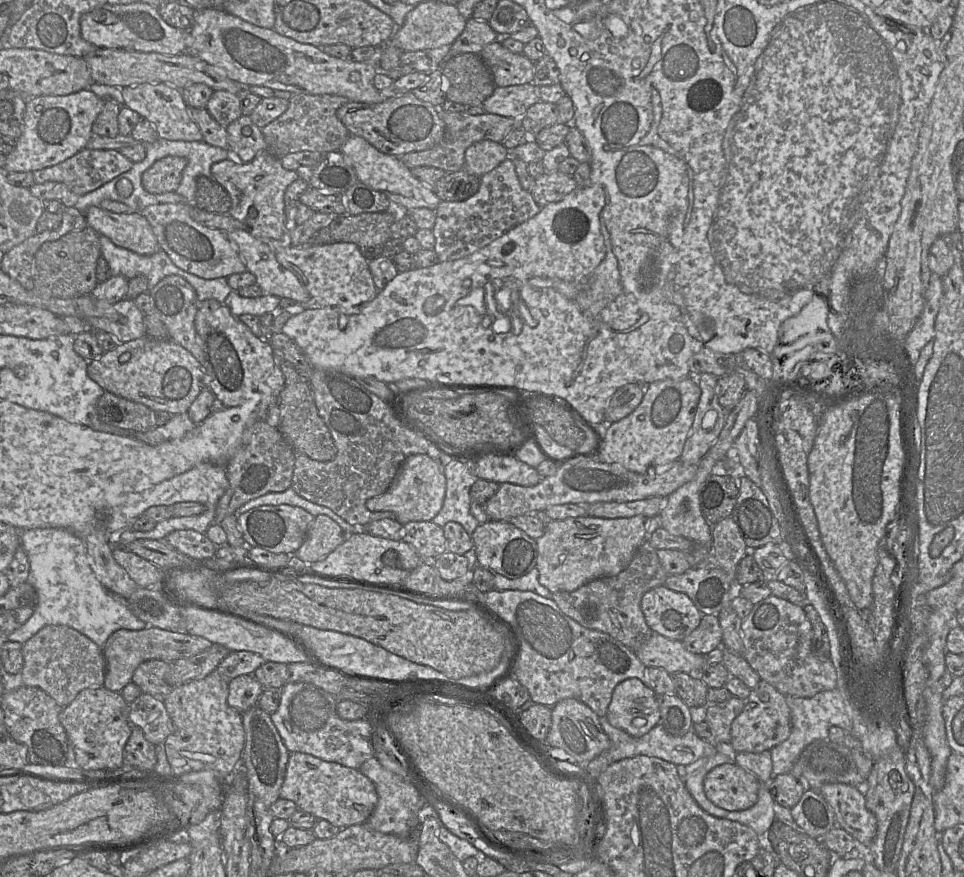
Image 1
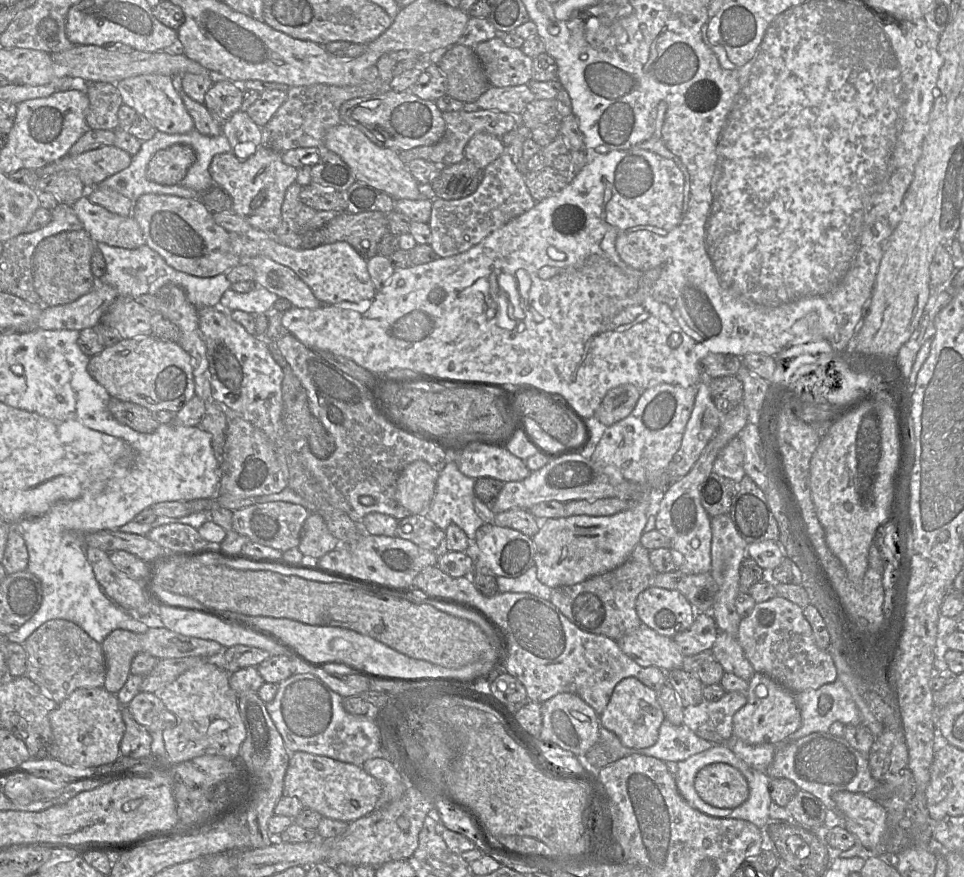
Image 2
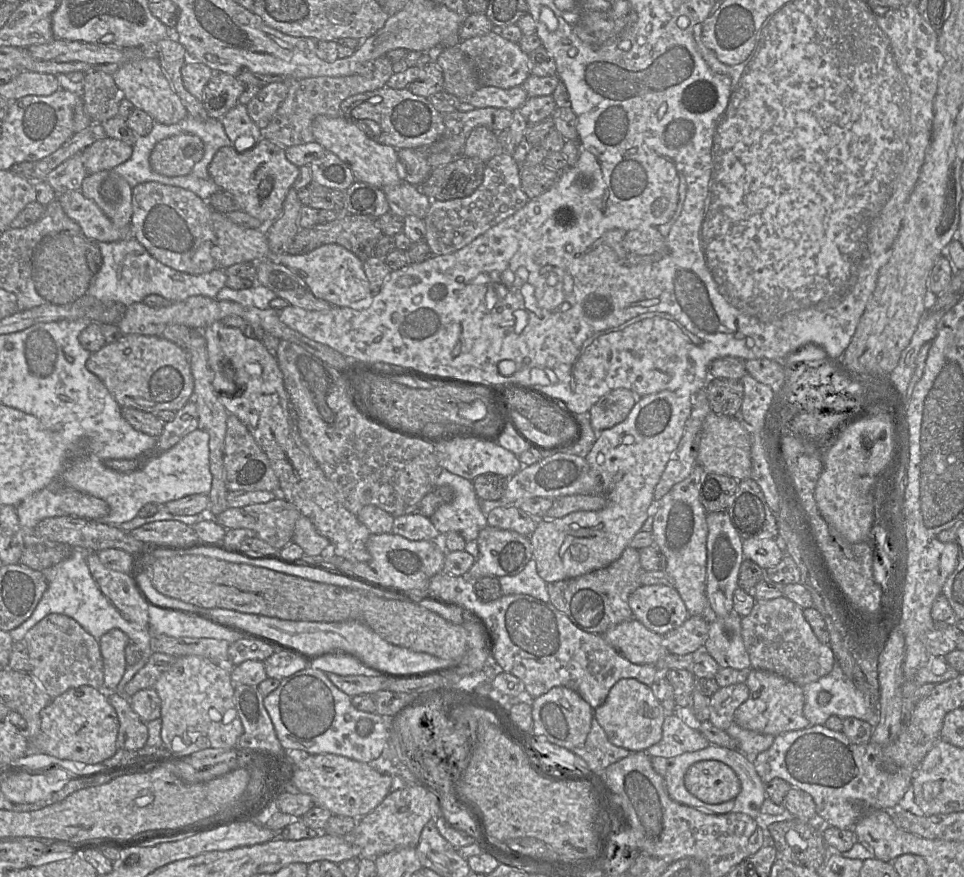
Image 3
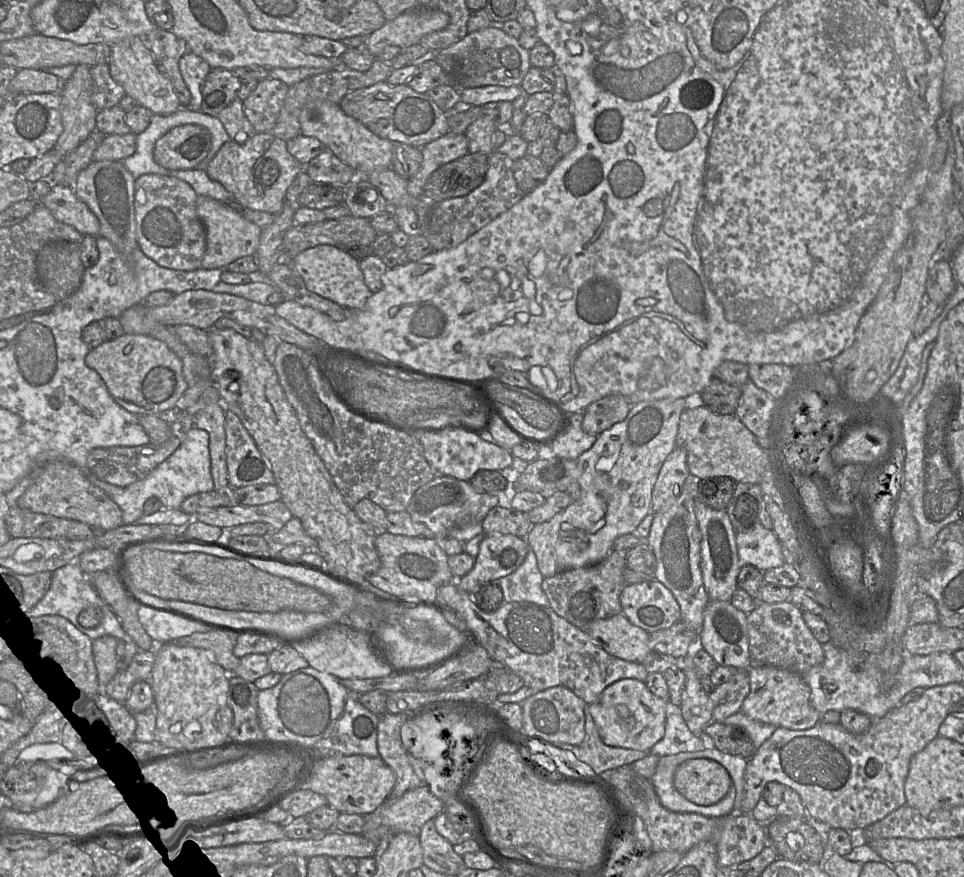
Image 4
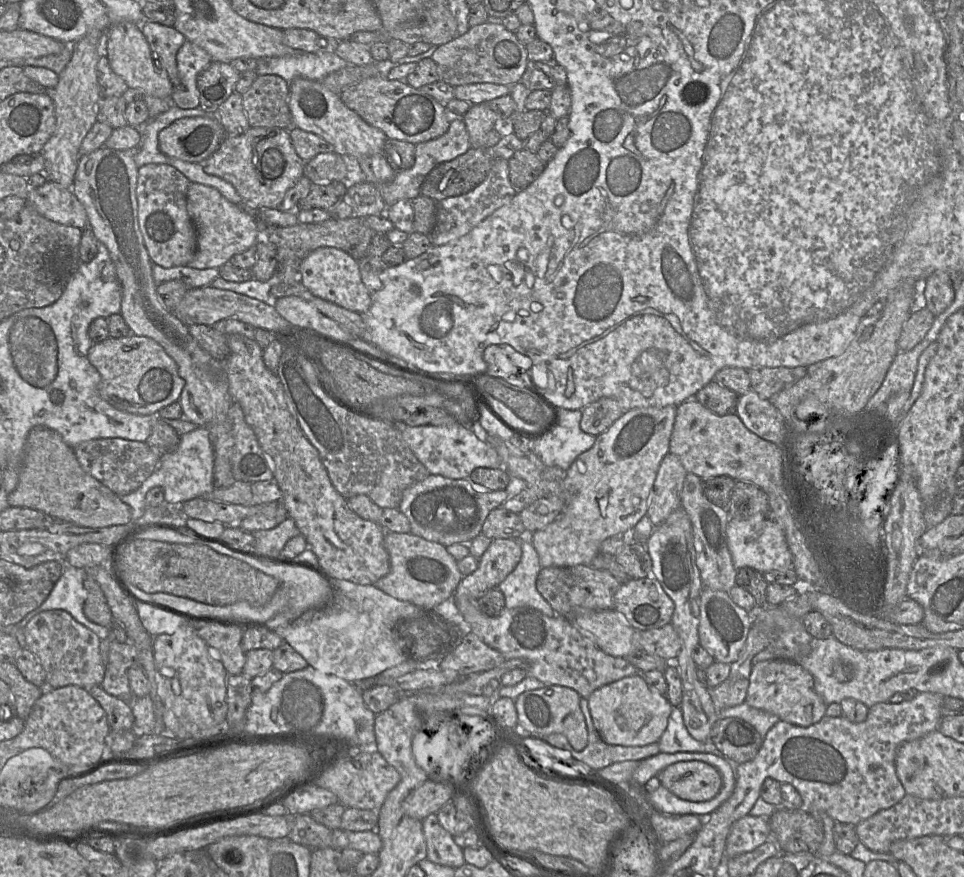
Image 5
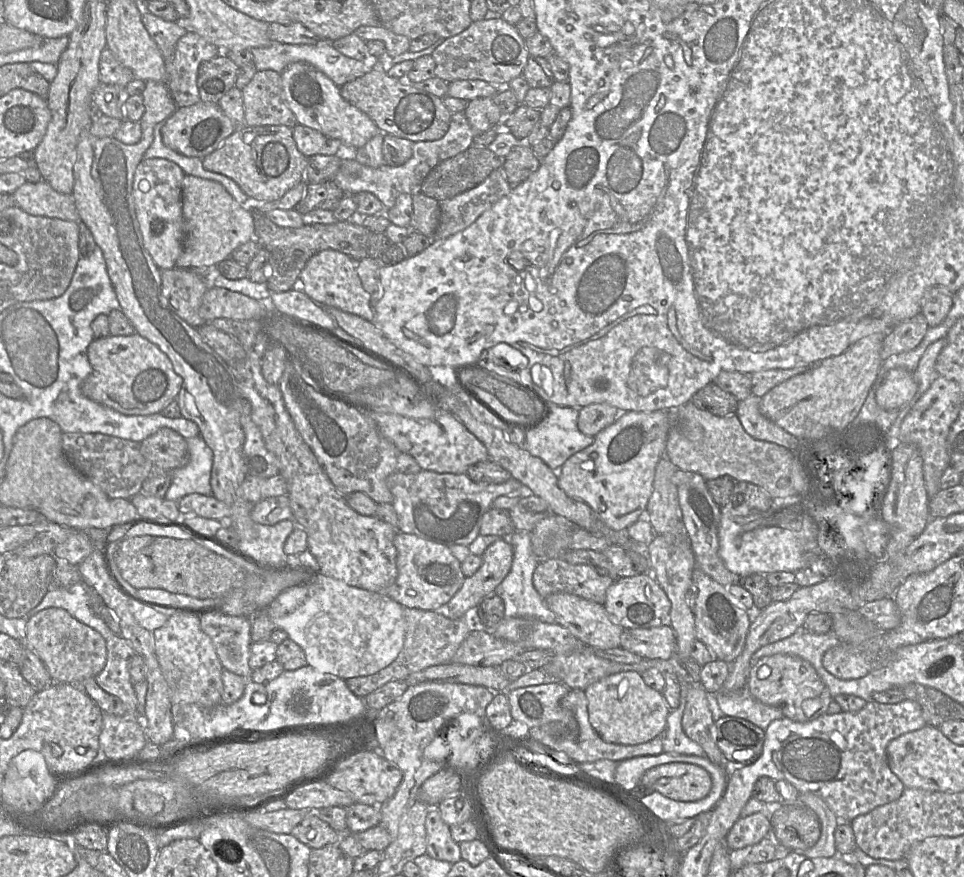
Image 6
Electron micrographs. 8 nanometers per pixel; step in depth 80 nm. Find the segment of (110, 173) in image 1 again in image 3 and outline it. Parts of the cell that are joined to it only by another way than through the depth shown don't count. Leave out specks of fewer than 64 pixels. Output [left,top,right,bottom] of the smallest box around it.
[81,137,133,174]

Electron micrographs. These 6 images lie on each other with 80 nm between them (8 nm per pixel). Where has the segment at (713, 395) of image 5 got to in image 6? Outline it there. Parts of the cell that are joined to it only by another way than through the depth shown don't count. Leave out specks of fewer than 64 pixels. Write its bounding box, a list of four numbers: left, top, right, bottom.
[690,382,737,416]

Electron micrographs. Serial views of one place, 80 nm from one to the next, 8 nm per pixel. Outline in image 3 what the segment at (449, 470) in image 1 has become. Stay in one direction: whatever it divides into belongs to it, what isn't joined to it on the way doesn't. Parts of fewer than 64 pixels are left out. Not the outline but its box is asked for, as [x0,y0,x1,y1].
[430,469,487,542]

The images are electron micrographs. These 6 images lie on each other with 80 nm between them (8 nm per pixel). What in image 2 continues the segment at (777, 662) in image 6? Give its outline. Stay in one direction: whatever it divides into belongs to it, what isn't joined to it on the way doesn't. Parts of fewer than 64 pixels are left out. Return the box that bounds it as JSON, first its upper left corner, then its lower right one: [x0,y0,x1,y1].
[733,672,801,745]

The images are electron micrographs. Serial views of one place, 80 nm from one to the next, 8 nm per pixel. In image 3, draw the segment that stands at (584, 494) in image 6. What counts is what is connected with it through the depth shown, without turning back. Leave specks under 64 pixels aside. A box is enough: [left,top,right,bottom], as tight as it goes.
[529,390,692,583]

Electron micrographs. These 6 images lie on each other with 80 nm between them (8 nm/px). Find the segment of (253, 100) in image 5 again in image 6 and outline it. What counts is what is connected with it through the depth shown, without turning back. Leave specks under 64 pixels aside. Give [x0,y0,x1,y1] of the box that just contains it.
[242,70,298,128]

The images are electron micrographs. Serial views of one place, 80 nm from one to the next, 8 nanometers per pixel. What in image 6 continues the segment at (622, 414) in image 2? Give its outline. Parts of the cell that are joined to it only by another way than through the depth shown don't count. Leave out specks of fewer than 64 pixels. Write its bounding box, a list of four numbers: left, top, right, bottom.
[577,403,620,437]

